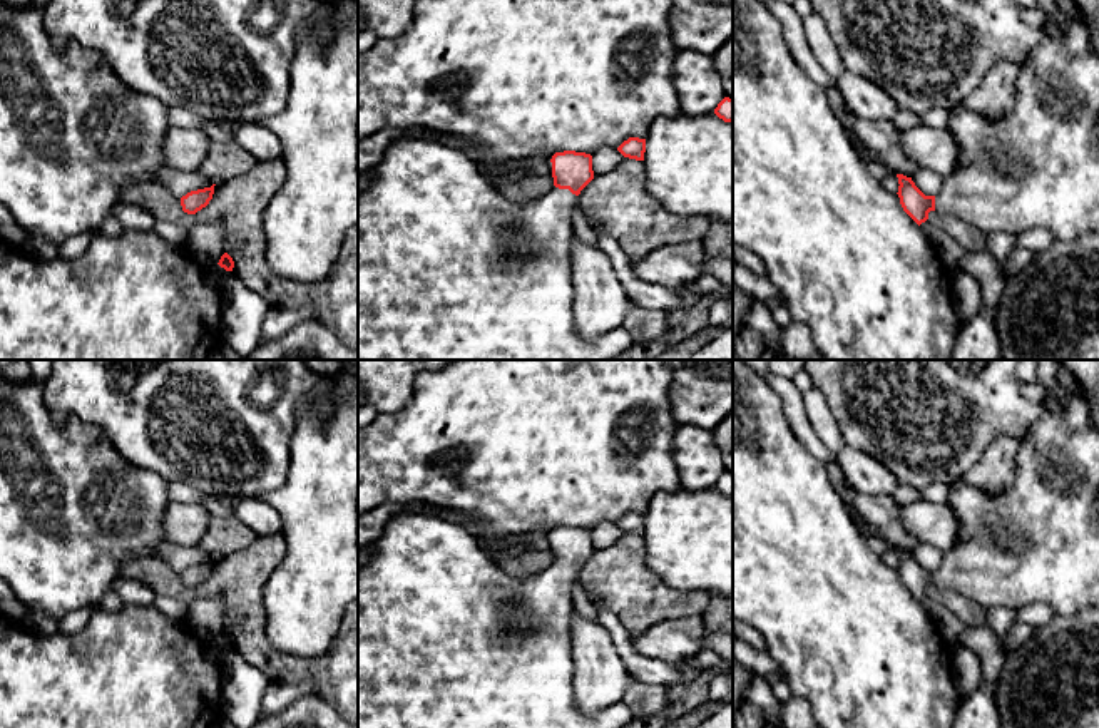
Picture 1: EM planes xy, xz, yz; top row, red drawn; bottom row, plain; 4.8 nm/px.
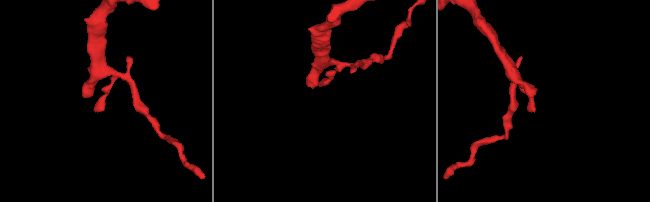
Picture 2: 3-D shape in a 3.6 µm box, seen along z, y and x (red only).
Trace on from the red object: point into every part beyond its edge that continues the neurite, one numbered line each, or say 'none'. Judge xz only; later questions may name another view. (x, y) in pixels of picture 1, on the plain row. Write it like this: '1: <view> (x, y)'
1: xz (447, 638)

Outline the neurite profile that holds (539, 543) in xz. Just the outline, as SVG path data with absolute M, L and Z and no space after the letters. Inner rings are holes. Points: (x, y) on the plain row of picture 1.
M477 536L478 546L492 557L497 559L498 554L519 554L522 551L550 551L550 536L535 536L529 542L505 542L500 539L488 539Z

